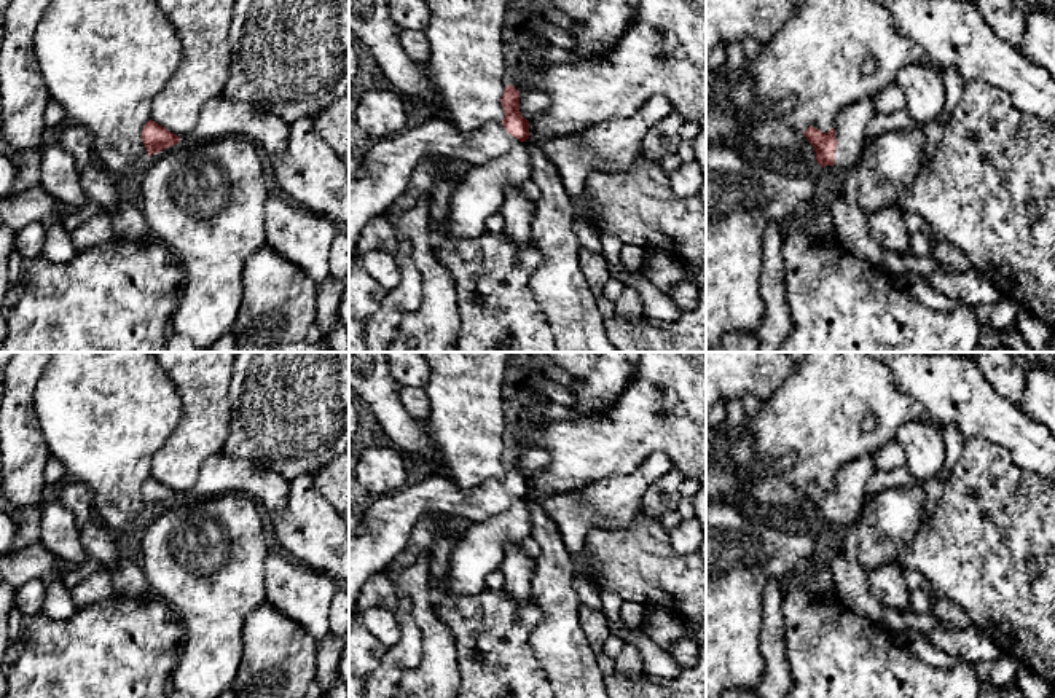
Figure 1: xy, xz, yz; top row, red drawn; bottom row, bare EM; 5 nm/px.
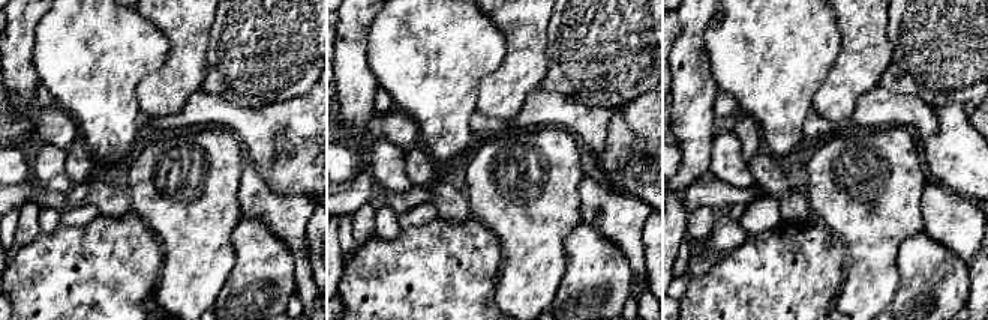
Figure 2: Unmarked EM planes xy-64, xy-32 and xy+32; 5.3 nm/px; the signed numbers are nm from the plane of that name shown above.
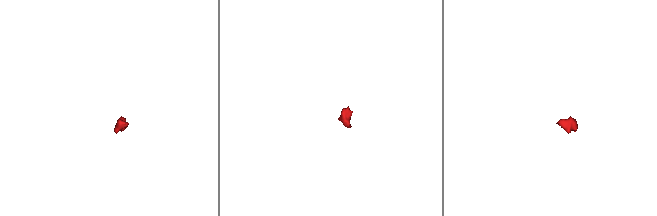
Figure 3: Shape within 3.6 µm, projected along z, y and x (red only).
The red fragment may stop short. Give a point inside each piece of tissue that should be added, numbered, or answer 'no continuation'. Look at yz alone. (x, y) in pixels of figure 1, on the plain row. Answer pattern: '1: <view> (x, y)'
1: yz (850, 482)

